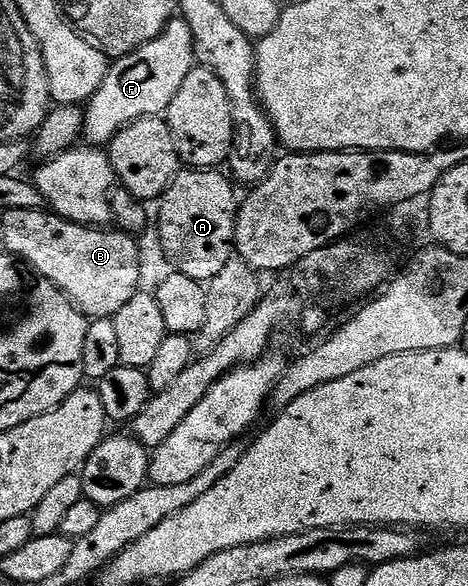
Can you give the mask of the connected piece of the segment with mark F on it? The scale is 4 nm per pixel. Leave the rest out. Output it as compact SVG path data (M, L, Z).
M175 17L152 41L132 53L115 58L99 89L84 107L84 139L90 145L106 145L137 119L161 116L172 105L172 97L180 93L184 77L196 66L194 42L181 17Z

